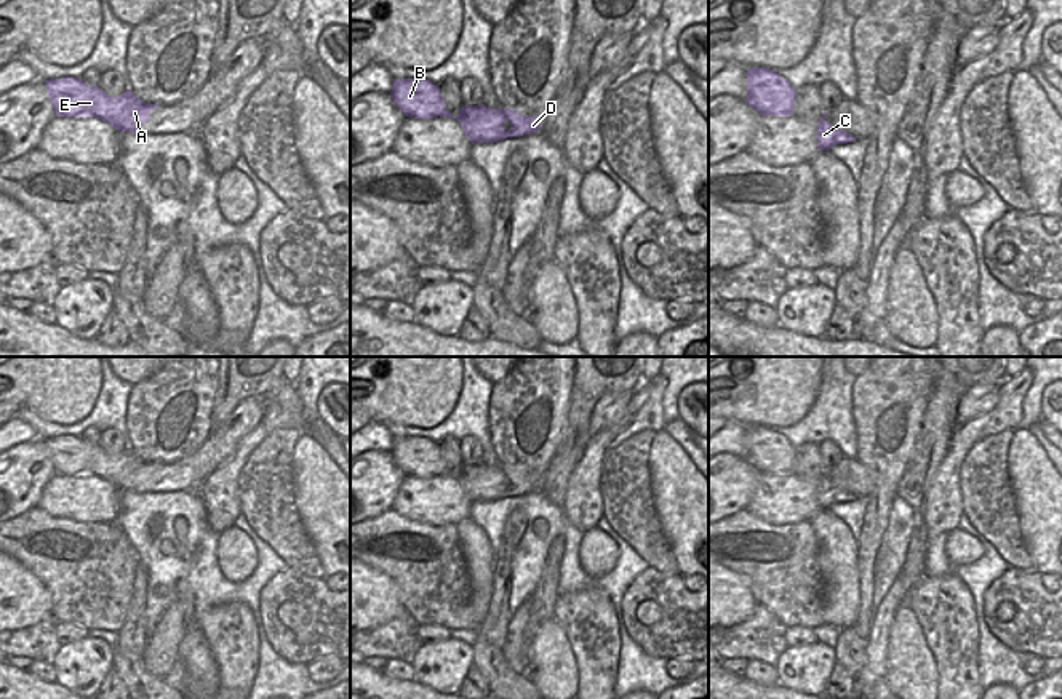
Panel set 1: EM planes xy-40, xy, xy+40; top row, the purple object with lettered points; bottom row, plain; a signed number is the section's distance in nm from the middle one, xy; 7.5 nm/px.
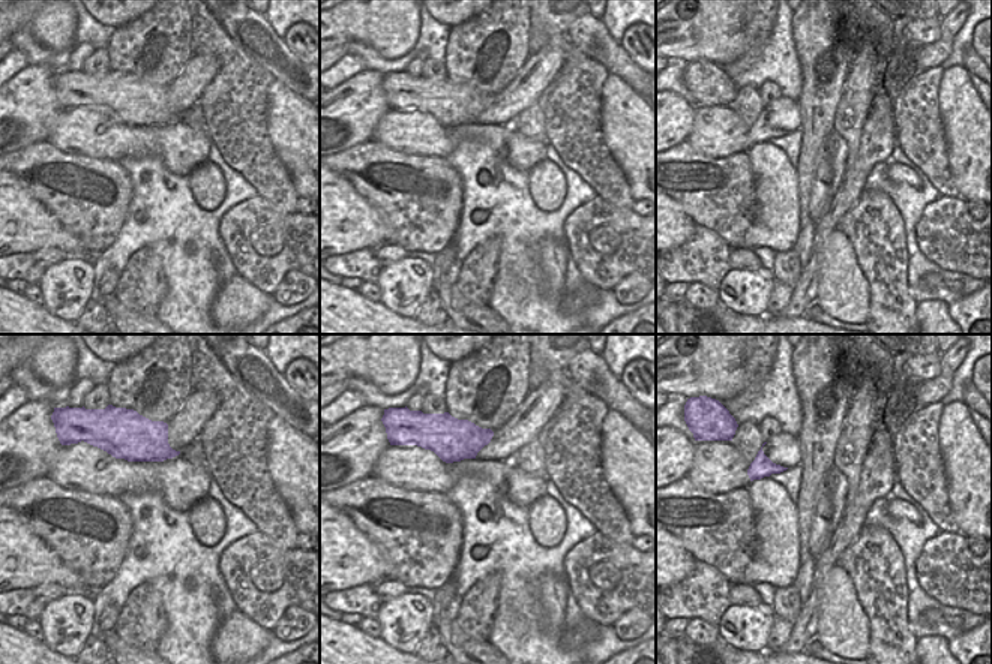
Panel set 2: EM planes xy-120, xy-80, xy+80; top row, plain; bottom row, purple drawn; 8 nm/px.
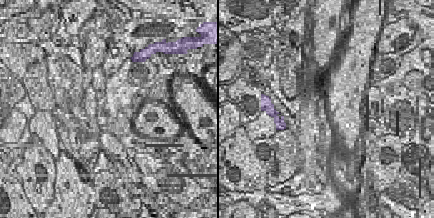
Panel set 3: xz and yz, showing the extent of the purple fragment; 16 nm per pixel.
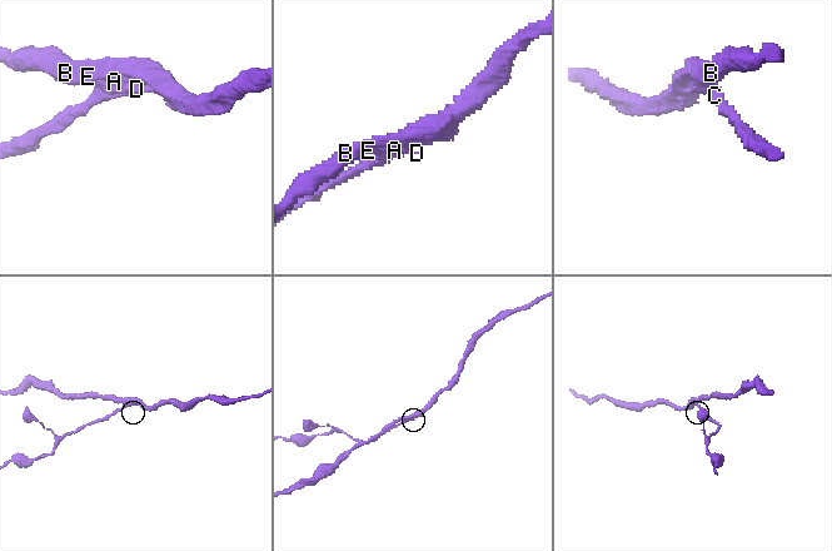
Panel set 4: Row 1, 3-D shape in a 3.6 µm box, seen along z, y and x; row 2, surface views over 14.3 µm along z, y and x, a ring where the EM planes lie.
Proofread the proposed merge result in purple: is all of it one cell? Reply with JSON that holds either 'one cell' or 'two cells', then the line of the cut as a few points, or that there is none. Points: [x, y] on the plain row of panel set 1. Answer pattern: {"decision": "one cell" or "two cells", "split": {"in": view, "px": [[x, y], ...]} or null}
{"decision": "two cells", "split": {"in": "xy", "px": [[487, 466], [467, 466], [458, 475]]}}

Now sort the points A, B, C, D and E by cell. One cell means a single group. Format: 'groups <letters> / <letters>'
groups A B E / C D

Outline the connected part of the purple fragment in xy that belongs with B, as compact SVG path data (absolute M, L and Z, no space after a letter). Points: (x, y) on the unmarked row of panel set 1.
M398 437L393 438L390 454L395 464L406 473L414 477L461 475L465 467L486 467L481 464L464 464L457 473L446 469L446 462L440 451L440 443L433 443L427 437Z

